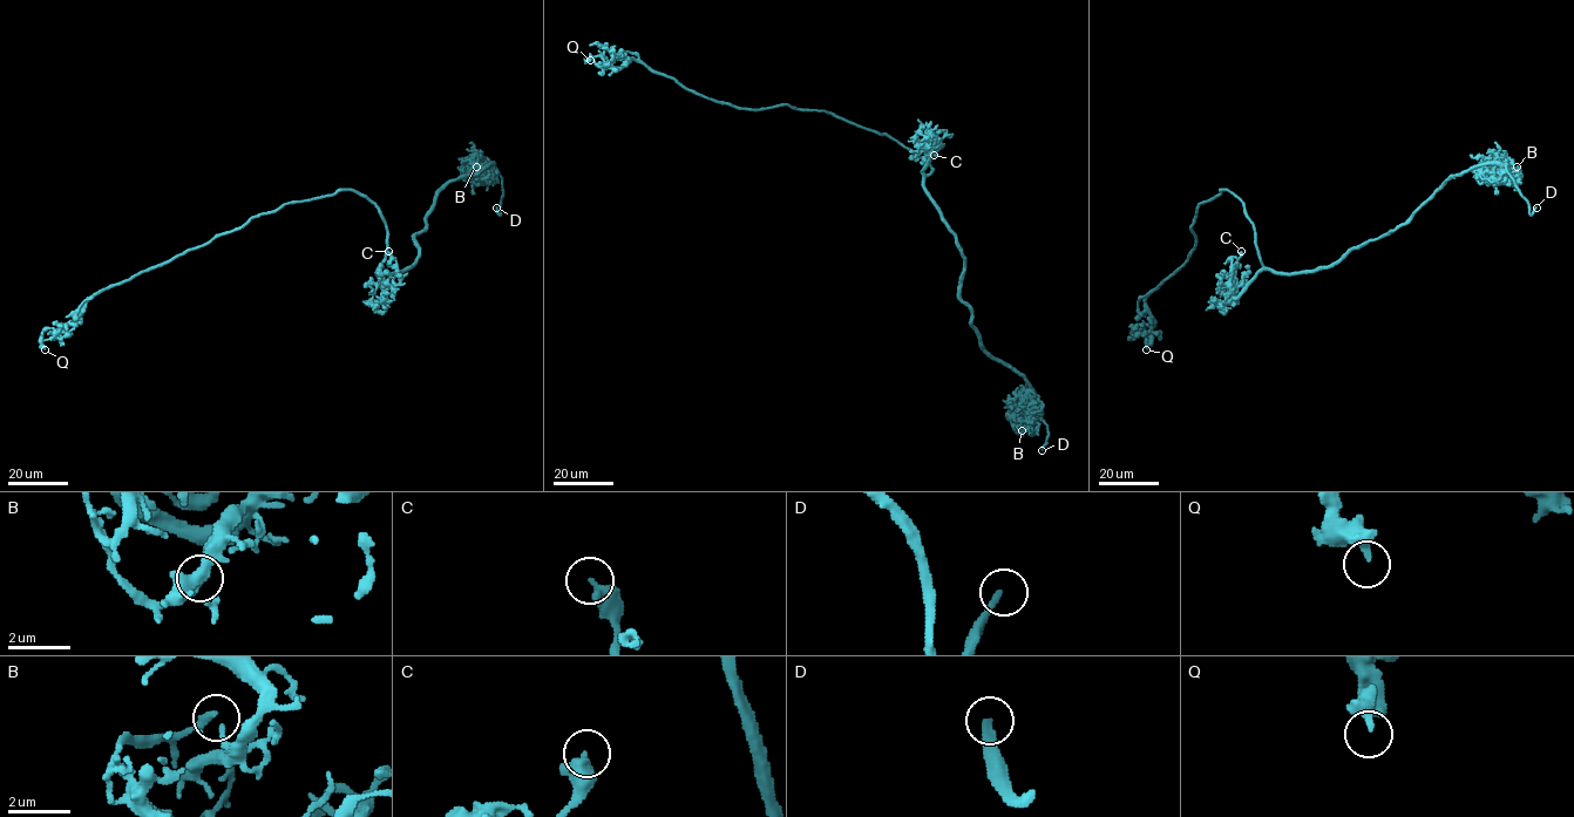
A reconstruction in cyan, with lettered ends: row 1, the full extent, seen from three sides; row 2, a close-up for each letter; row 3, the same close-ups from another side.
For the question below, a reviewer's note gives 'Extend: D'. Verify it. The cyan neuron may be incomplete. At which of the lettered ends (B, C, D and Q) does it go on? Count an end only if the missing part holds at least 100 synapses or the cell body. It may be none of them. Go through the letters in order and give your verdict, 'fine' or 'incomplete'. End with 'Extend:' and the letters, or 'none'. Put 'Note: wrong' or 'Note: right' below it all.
B: fine
C: fine
D: incomplete
Q: fine
Extend: D
Note: right

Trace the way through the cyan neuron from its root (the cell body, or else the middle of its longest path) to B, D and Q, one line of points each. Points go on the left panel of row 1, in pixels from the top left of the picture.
B: (380, 215), (378, 270), (401, 272), (418, 256), (414, 236), (434, 197), (486, 168), (467, 170), (476, 167)
D: (380, 215), (378, 270), (394, 273), (415, 261), (414, 236), (449, 182), (496, 169), (496, 208)
Q: (380, 215), (374, 203), (351, 190), (283, 204), (103, 288), (62, 331), (48, 328), (42, 332), (45, 349)

